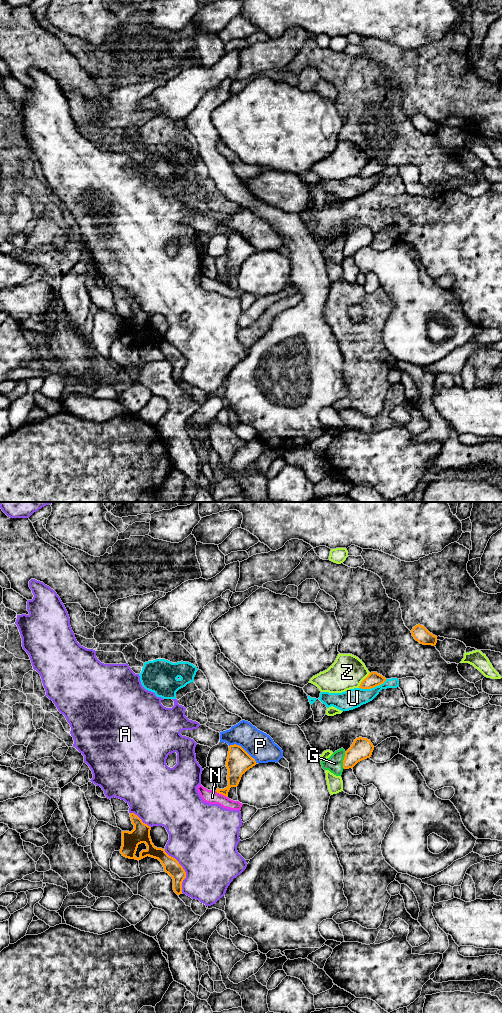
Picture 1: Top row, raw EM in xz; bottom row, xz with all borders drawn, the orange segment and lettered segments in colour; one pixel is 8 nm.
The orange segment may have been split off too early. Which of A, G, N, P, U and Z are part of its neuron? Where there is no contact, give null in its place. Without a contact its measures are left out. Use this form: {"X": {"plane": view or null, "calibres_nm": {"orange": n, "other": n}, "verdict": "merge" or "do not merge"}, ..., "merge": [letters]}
{"A": {"plane": "xz", "calibres_nm": {"orange": 130, "other": 480}, "verdict": "do not merge"}, "G": {"plane": "xz", "calibres_nm": {"orange": 170, "other": 140}, "verdict": "do not merge"}, "N": {"plane": "xz", "calibres_nm": {"orange": 150, "other": 110}, "verdict": "do not merge"}, "P": {"plane": "xz", "calibres_nm": {"orange": 190, "other": 220}, "verdict": "do not merge"}, "U": {"plane": "xz", "calibres_nm": {"orange": 120, "other": 160}, "verdict": "do not merge"}, "Z": {"plane": "xz", "calibres_nm": {"orange": 120, "other": 280}, "verdict": "do not merge"}, "merge": []}

